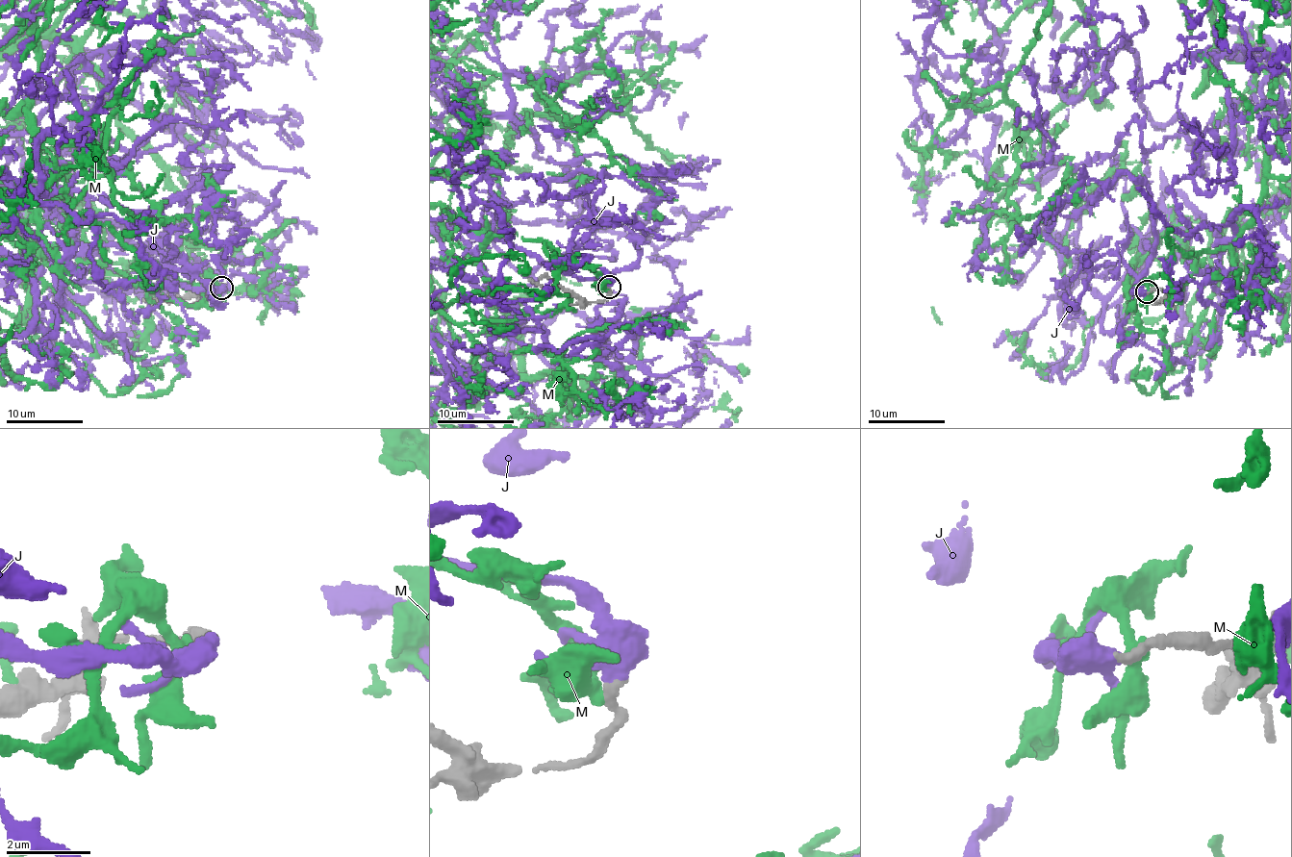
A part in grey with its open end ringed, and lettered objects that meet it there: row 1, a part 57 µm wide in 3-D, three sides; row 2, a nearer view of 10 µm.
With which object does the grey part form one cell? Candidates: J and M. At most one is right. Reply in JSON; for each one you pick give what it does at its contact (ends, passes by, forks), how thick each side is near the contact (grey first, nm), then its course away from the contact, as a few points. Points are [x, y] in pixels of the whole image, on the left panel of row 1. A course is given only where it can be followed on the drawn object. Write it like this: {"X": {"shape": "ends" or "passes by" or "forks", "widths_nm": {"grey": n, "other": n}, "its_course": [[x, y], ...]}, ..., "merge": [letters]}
{"J": {"shape": "forks", "widths_nm": {"grey": 240, "other": 320}}, "merge": ["J"]}

